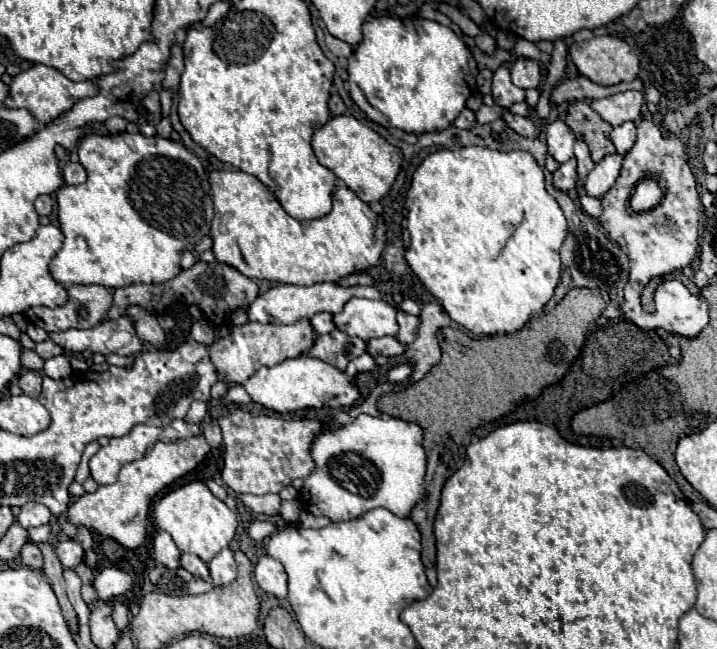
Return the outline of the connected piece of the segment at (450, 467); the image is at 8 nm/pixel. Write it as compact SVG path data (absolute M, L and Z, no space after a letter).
M571 288L567 296L547 314L529 320L517 334L497 334L471 338L469 334L443 328L437 332L443 358L433 370L421 378L415 386L409 386L405 392L385 394L379 398L377 408L381 414L401 418L405 422L417 422L425 434L425 452L427 452L427 500L435 506L425 506L425 510L413 510L413 518L421 536L423 552L421 560L425 568L433 568L437 560L433 520L439 500L441 484L463 466L467 436L481 426L483 422L497 420L509 414L517 402L523 398L535 398L543 388L559 382L569 370L571 362L577 358L585 332L593 320L605 310L605 302L599 290Z

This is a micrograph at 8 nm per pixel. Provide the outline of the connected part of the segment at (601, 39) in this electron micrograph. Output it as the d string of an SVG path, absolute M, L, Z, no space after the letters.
M595 36L585 42L573 42L569 48L569 56L577 66L579 74L589 78L601 86L613 86L619 82L631 82L639 74L639 58L631 50L631 46L615 36Z

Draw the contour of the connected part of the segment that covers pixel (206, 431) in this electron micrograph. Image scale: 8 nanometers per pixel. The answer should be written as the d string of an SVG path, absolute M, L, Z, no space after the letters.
M209 422L203 428L203 436L205 436L205 440L209 442L211 448L217 448L221 444L221 428L217 426L217 422Z

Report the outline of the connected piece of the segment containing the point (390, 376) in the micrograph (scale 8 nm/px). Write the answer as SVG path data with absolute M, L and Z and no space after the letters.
M401 364L401 366L395 366L391 368L387 374L385 374L385 380L391 382L391 384L399 384L399 382L405 382L411 374L411 366L409 364Z

